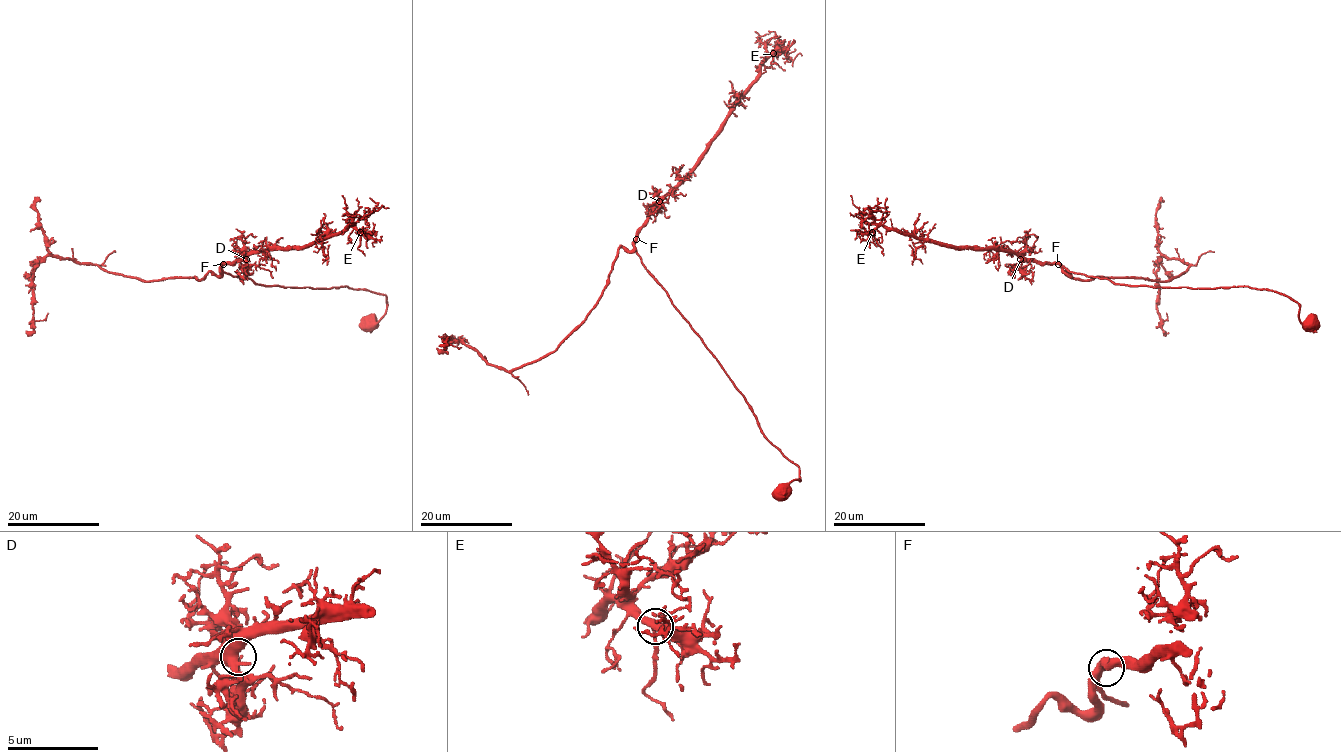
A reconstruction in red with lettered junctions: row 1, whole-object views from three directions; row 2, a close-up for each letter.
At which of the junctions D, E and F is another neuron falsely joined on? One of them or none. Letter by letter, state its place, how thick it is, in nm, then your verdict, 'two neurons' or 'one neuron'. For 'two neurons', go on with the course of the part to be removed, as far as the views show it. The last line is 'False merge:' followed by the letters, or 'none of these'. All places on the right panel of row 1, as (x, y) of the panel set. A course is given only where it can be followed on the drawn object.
D: (1020, 259) | 600 nm | one neuron
E: (872, 232) | 380 nm | one neuron
F: (1058, 264) | 480 nm | one neuron
False merge: none of these

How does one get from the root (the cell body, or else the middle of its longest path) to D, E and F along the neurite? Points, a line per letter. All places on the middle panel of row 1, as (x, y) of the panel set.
D: (781, 492), (793, 479), (800, 481), (800, 469), (766, 438), (751, 406), (637, 252), (637, 231), (659, 201)
E: (781, 492), (800, 481), (800, 469), (766, 438), (751, 406), (634, 245), (648, 214), (690, 170), (773, 53)
F: (781, 492), (793, 479), (800, 481), (800, 469), (766, 438), (743, 394), (646, 268), (634, 245), (637, 238)

